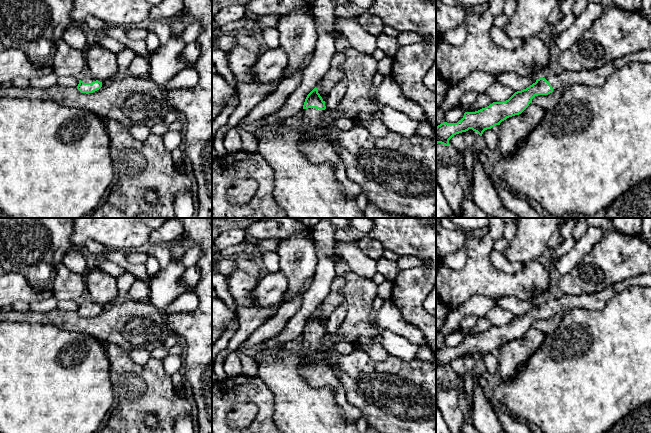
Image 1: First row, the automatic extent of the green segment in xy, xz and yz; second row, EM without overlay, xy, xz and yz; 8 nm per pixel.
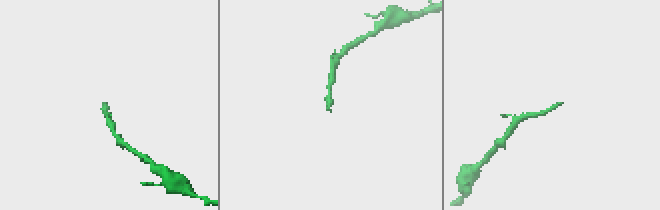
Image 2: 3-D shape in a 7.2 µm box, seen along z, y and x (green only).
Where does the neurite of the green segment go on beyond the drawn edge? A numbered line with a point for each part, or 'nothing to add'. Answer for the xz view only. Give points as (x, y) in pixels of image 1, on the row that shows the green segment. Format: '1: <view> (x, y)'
1: xz (314, 146)

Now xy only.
1: xy (86, 78)

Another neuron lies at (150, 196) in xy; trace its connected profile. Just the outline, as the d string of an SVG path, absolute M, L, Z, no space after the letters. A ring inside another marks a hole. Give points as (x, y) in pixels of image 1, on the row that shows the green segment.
M148 189L143 195L143 200L147 204L154 204L158 200L158 194L154 189Z

